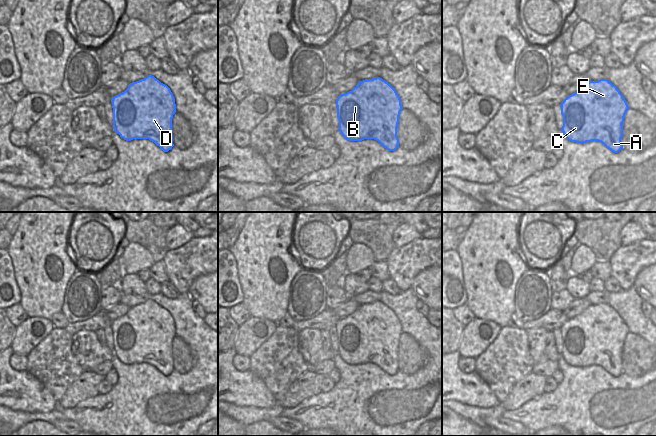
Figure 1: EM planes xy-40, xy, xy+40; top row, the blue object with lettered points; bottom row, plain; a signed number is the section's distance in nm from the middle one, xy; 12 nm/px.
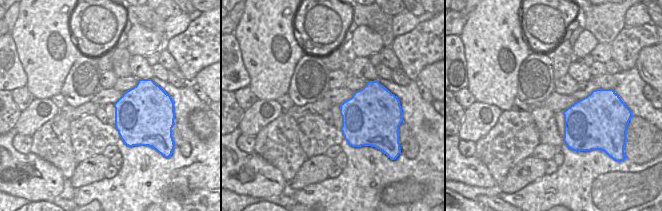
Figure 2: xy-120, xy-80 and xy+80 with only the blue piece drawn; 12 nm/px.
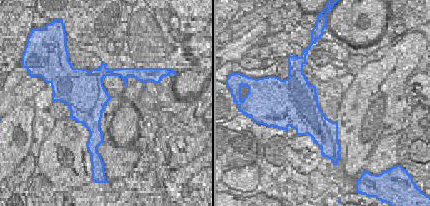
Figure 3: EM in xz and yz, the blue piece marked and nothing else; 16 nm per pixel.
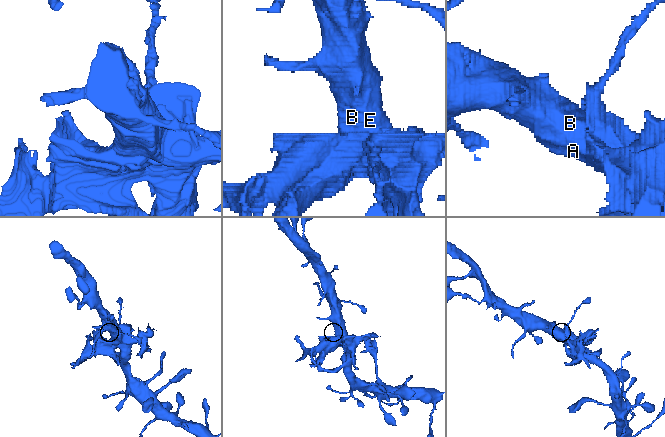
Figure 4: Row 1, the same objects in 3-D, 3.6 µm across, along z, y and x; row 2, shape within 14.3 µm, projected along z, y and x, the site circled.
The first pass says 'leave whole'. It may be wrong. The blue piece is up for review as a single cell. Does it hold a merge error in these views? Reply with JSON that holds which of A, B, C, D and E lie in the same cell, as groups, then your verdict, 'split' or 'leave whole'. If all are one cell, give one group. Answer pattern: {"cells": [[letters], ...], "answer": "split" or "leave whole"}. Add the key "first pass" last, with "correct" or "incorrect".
{"cells": [["A"], ["B", "C", "D", "E"]], "answer": "split", "first pass": "incorrect"}

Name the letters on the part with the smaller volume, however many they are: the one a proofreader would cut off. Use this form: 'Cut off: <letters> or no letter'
Cut off: A

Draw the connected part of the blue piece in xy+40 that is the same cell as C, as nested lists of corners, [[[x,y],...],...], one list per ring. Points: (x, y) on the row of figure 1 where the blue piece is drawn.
[[[608,79],[590,80],[581,90],[568,95],[560,106],[563,116],[561,131],[569,141],[576,143],[605,141],[611,128],[618,133],[629,109],[623,95]]]

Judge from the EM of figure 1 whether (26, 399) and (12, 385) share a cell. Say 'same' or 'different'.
same

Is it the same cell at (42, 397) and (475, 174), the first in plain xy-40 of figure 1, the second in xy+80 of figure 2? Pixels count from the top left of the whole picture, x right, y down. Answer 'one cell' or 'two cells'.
one cell

